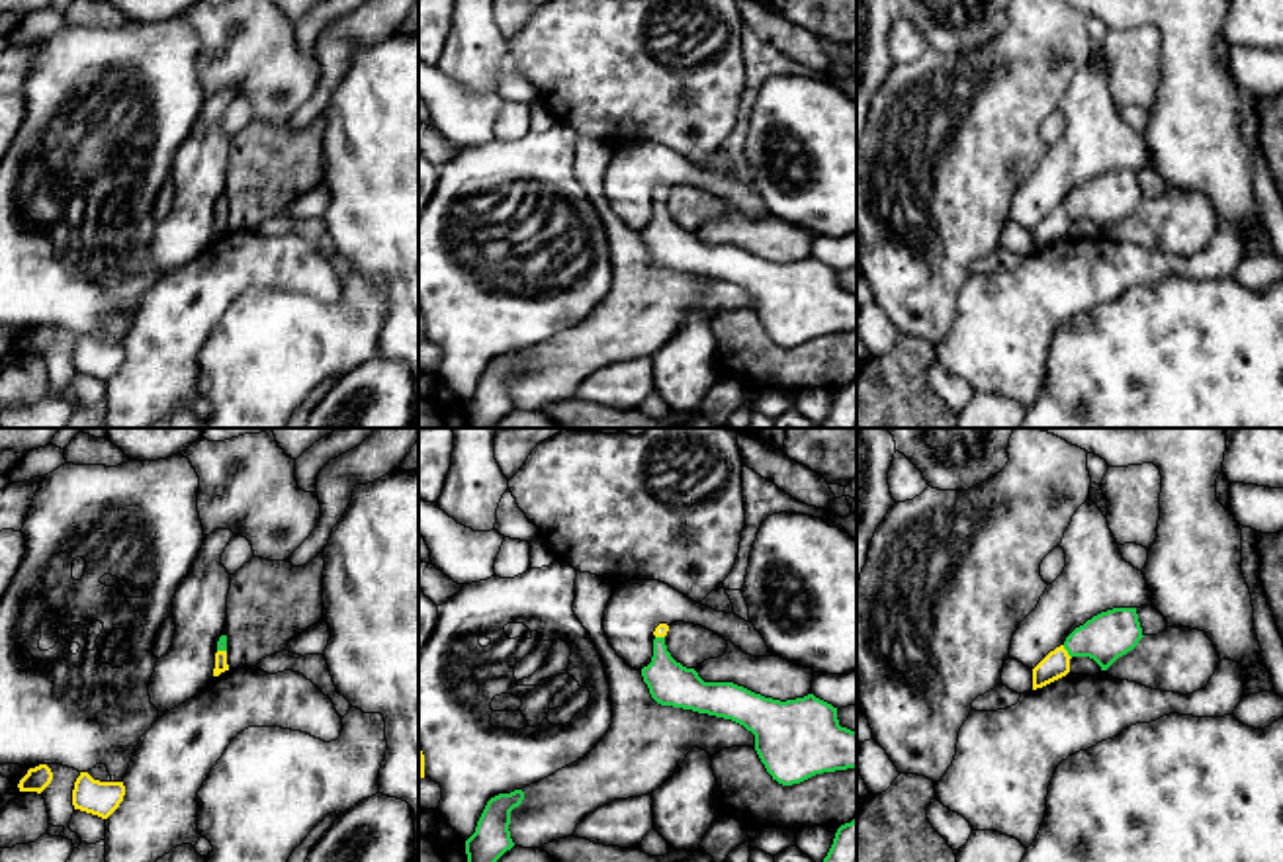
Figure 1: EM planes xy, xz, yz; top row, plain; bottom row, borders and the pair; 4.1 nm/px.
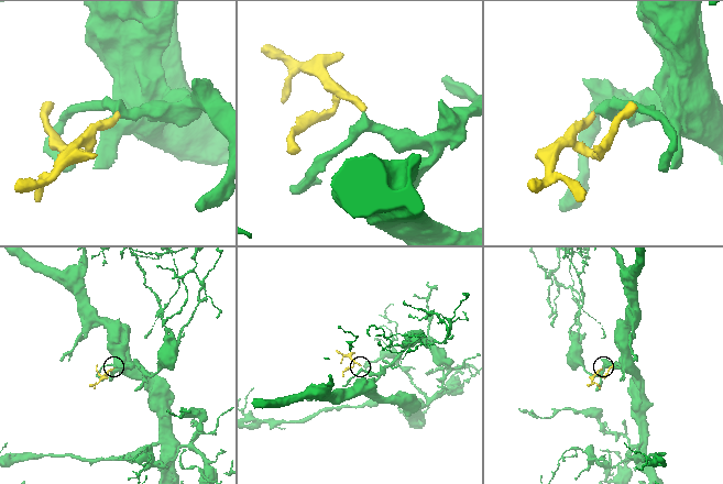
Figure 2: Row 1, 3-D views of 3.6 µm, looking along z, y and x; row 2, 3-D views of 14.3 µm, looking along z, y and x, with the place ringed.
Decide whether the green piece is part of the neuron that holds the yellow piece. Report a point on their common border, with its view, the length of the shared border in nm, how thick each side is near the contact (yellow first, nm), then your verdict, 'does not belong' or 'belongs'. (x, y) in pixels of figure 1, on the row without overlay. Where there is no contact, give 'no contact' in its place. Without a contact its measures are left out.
yz (1066, 214) | 70 nm | 110/200 nm | belongs

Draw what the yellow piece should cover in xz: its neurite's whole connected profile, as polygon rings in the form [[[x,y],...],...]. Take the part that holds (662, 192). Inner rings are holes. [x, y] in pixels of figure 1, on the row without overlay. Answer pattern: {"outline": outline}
{"outline": [[[667,186],[655,190],[651,225],[642,231],[657,266],[743,287],[755,297],[755,313],[767,334],[782,348],[857,330],[857,293],[839,287],[837,270],[814,256],[780,264],[733,244],[704,244],[694,231],[671,219],[667,194]]]}

